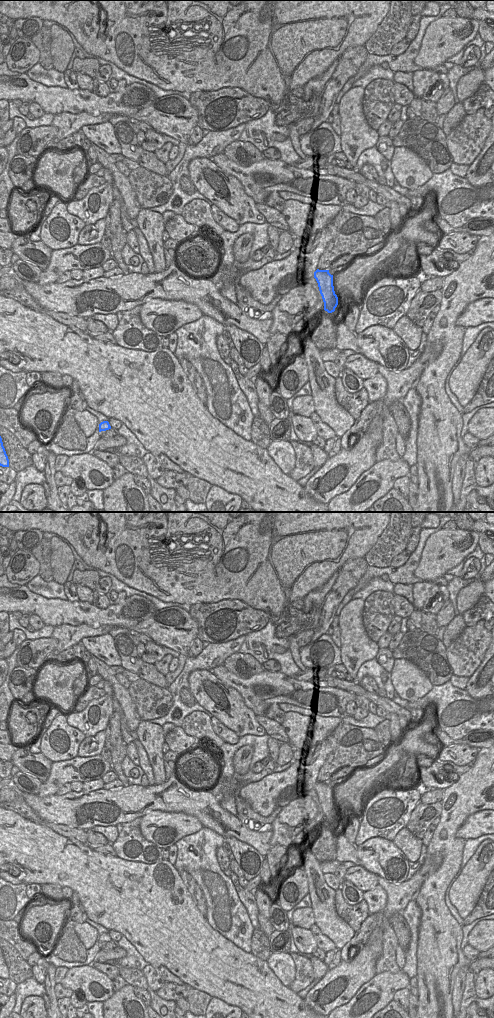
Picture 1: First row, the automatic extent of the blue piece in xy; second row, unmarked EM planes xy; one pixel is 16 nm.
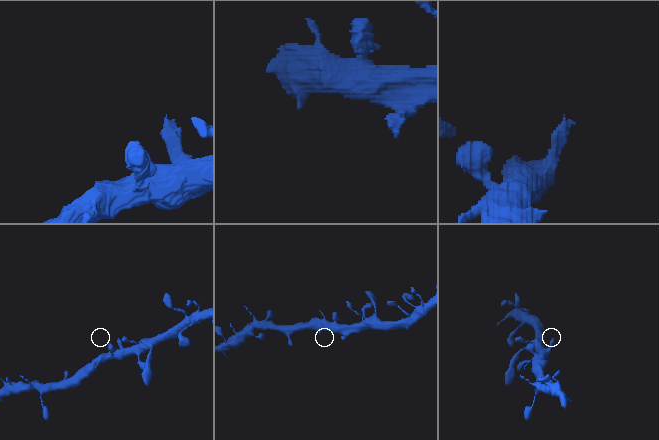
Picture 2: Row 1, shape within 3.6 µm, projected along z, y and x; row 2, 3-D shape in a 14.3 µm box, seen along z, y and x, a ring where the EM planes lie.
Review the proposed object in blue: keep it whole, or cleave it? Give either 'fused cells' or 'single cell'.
single cell

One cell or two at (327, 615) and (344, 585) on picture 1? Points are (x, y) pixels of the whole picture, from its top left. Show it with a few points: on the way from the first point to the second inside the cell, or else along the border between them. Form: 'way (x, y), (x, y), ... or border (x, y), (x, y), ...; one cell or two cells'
way (329, 608), (337, 592); one cell

